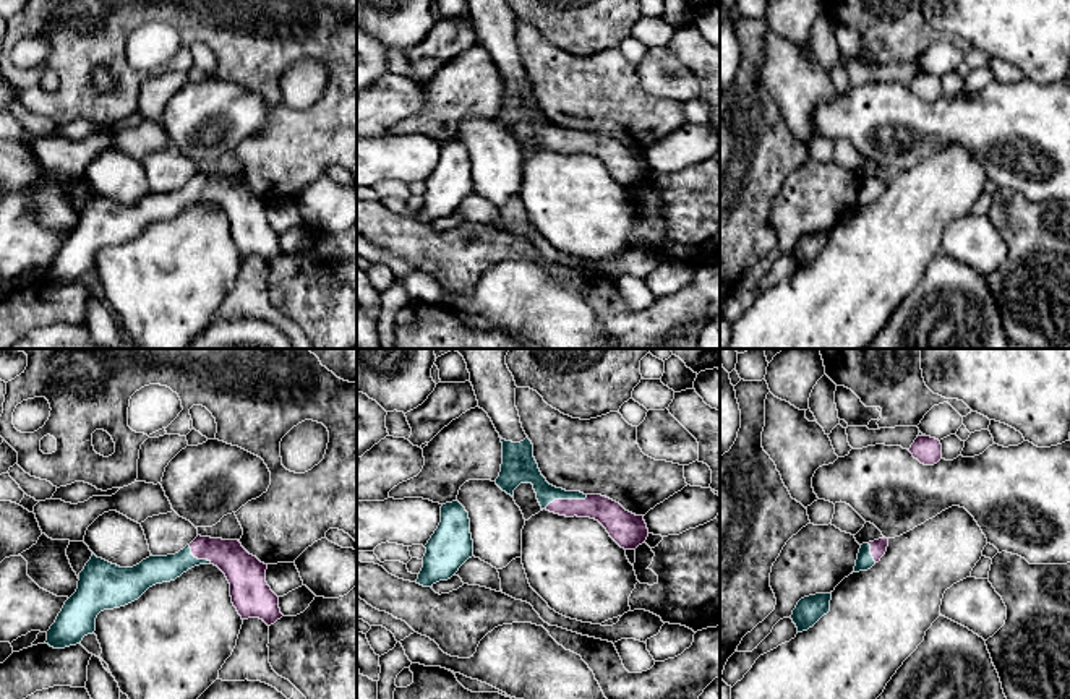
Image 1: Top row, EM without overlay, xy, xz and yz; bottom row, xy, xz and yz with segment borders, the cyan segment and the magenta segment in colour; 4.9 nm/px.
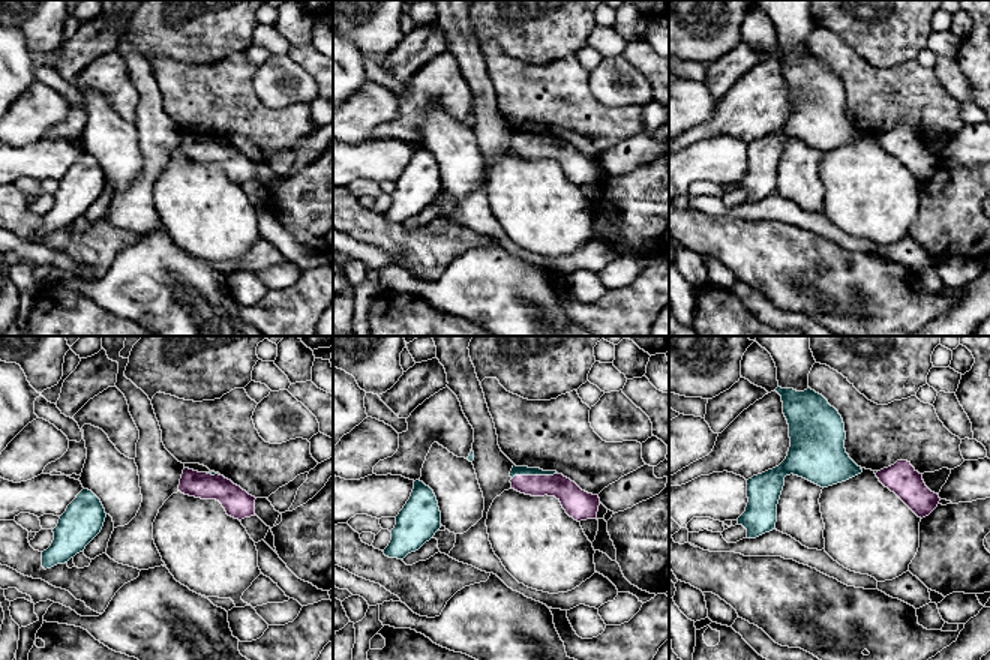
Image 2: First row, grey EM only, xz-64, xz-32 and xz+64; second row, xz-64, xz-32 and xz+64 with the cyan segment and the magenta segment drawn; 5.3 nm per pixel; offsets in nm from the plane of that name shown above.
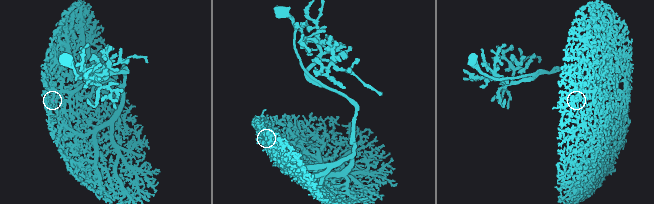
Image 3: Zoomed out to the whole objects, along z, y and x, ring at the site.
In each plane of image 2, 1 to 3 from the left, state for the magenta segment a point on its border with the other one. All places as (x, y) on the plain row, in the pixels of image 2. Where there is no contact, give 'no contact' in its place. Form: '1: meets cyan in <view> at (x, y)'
1: meets cyan in xz-64 at (212, 138)
2: meets cyan in xz-32 at (534, 138)
3: no contact

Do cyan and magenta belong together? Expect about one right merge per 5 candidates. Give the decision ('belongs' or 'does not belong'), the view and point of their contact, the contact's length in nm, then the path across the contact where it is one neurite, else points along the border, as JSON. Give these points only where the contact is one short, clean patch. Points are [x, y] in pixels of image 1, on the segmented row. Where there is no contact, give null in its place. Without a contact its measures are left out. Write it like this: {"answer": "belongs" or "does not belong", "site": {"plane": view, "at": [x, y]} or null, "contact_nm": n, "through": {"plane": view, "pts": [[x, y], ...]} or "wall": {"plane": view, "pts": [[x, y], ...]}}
{"answer": "belongs", "site": {"plane": "xz", "at": [566, 498]}, "contact_nm": 220}

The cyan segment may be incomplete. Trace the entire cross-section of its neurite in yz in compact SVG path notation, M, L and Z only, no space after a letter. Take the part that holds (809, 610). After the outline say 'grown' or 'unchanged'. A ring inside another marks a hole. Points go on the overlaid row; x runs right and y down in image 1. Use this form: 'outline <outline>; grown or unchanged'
outline M832 592L815 594L801 598L791 615L791 620L796 624L798 633L807 631L824 615L827 615L830 611L830 600L832 600Z; unchanged

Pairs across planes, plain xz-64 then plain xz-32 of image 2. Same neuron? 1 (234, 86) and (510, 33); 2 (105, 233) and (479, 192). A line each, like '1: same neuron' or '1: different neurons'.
1: different neurons
2: different neurons

